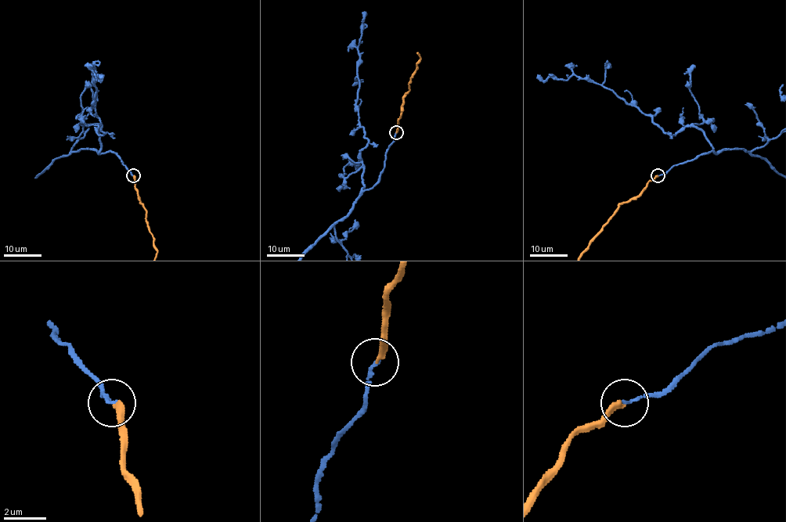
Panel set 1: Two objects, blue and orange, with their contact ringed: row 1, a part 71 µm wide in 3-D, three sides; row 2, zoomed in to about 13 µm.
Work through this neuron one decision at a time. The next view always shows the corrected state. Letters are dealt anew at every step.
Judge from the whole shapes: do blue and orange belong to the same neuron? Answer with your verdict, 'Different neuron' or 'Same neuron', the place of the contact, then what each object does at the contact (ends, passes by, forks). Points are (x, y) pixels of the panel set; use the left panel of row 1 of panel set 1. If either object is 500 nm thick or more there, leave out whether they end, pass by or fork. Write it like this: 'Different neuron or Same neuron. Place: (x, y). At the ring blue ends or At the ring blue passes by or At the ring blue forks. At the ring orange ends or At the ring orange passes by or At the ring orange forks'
Different neuron. Place: (133, 175). At the ring blue ends. At the ring orange ends

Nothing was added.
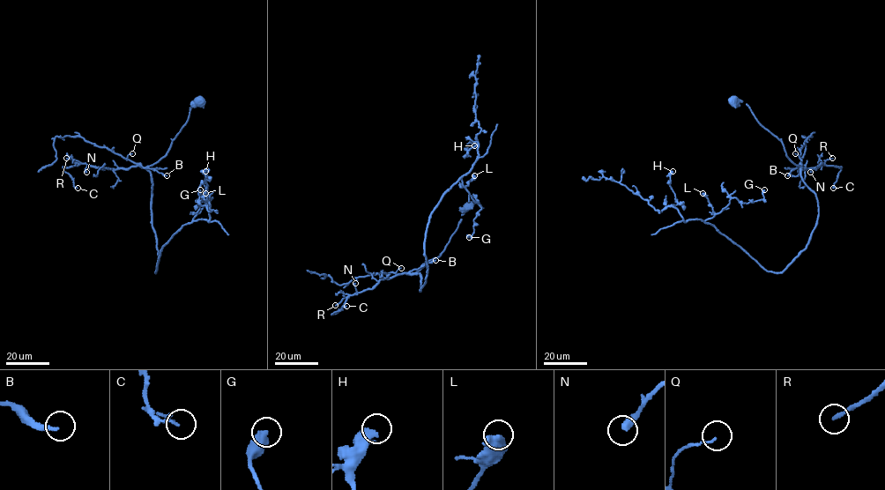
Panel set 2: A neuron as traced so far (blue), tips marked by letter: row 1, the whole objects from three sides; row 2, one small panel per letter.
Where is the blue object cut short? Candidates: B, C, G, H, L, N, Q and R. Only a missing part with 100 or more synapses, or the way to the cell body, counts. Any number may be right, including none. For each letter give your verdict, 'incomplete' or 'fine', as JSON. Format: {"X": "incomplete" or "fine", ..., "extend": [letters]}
{"B": "fine", "C": "fine", "G": "fine", "H": "fine", "L": "fine", "N": "fine", "Q": "fine", "R": "fine", "extend": []}

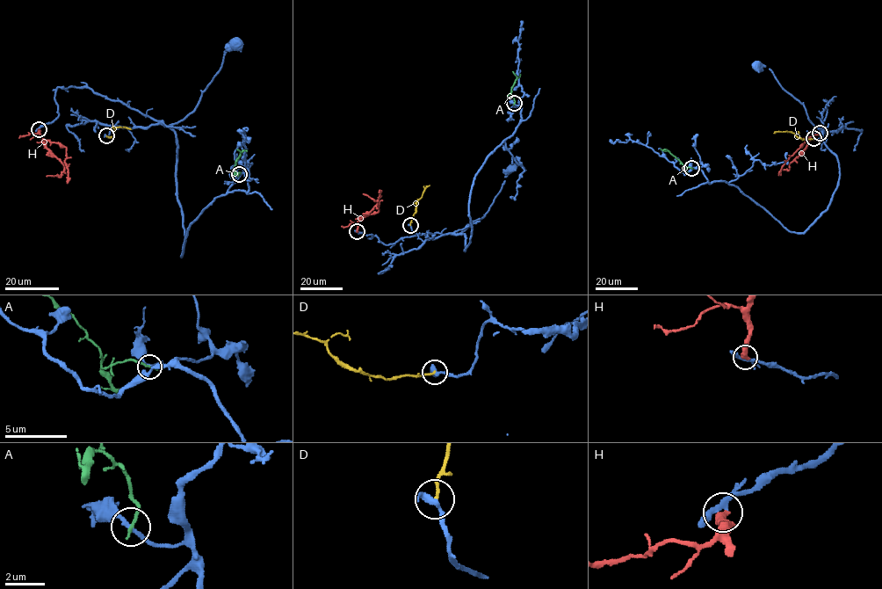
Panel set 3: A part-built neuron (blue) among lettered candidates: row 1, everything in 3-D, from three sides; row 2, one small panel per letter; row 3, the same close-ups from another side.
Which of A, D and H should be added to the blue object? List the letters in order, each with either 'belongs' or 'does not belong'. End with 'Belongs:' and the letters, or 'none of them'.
A: does not belong
D: does not belong
H: does not belong
Belongs: none of them

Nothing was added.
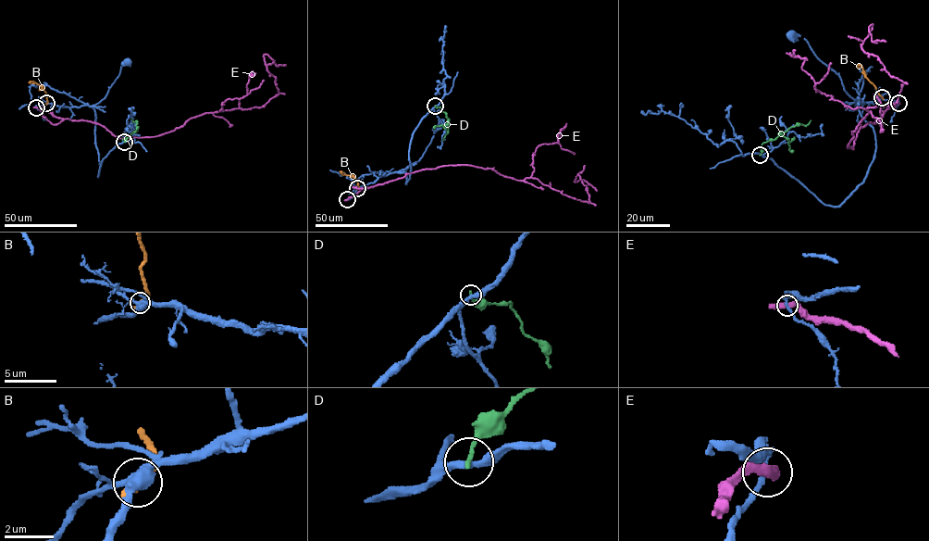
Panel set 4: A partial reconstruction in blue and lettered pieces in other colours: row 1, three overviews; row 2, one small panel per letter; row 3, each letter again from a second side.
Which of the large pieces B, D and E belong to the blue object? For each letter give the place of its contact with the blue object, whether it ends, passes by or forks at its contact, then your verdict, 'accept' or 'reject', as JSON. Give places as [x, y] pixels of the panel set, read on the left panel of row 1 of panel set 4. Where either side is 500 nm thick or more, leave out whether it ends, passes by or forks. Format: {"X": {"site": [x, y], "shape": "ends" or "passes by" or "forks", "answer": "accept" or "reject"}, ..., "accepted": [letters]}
{"B": {"site": [46, 103], "shape": "ends", "answer": "reject"}, "D": {"site": [124, 142], "shape": "ends", "answer": "reject"}, "E": {"site": [36, 107], "shape": "passes by", "answer": "reject"}, "accepted": []}

